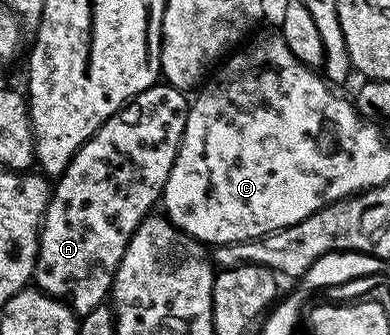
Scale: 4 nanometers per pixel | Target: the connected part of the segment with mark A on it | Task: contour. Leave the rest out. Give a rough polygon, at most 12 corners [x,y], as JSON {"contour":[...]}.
{"contour":[[152,85],[52,186],[33,281],[110,296],[162,200],[190,98]]}

